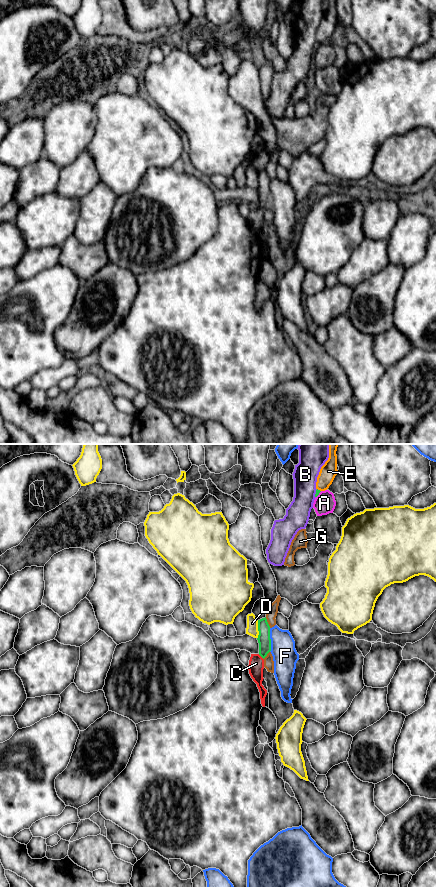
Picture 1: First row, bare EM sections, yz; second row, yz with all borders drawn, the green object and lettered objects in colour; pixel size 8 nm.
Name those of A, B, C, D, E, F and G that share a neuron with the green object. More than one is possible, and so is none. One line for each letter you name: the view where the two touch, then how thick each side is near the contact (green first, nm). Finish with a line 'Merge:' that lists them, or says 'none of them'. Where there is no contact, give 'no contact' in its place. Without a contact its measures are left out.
C: yz | 100/130 nm
Merge: C

